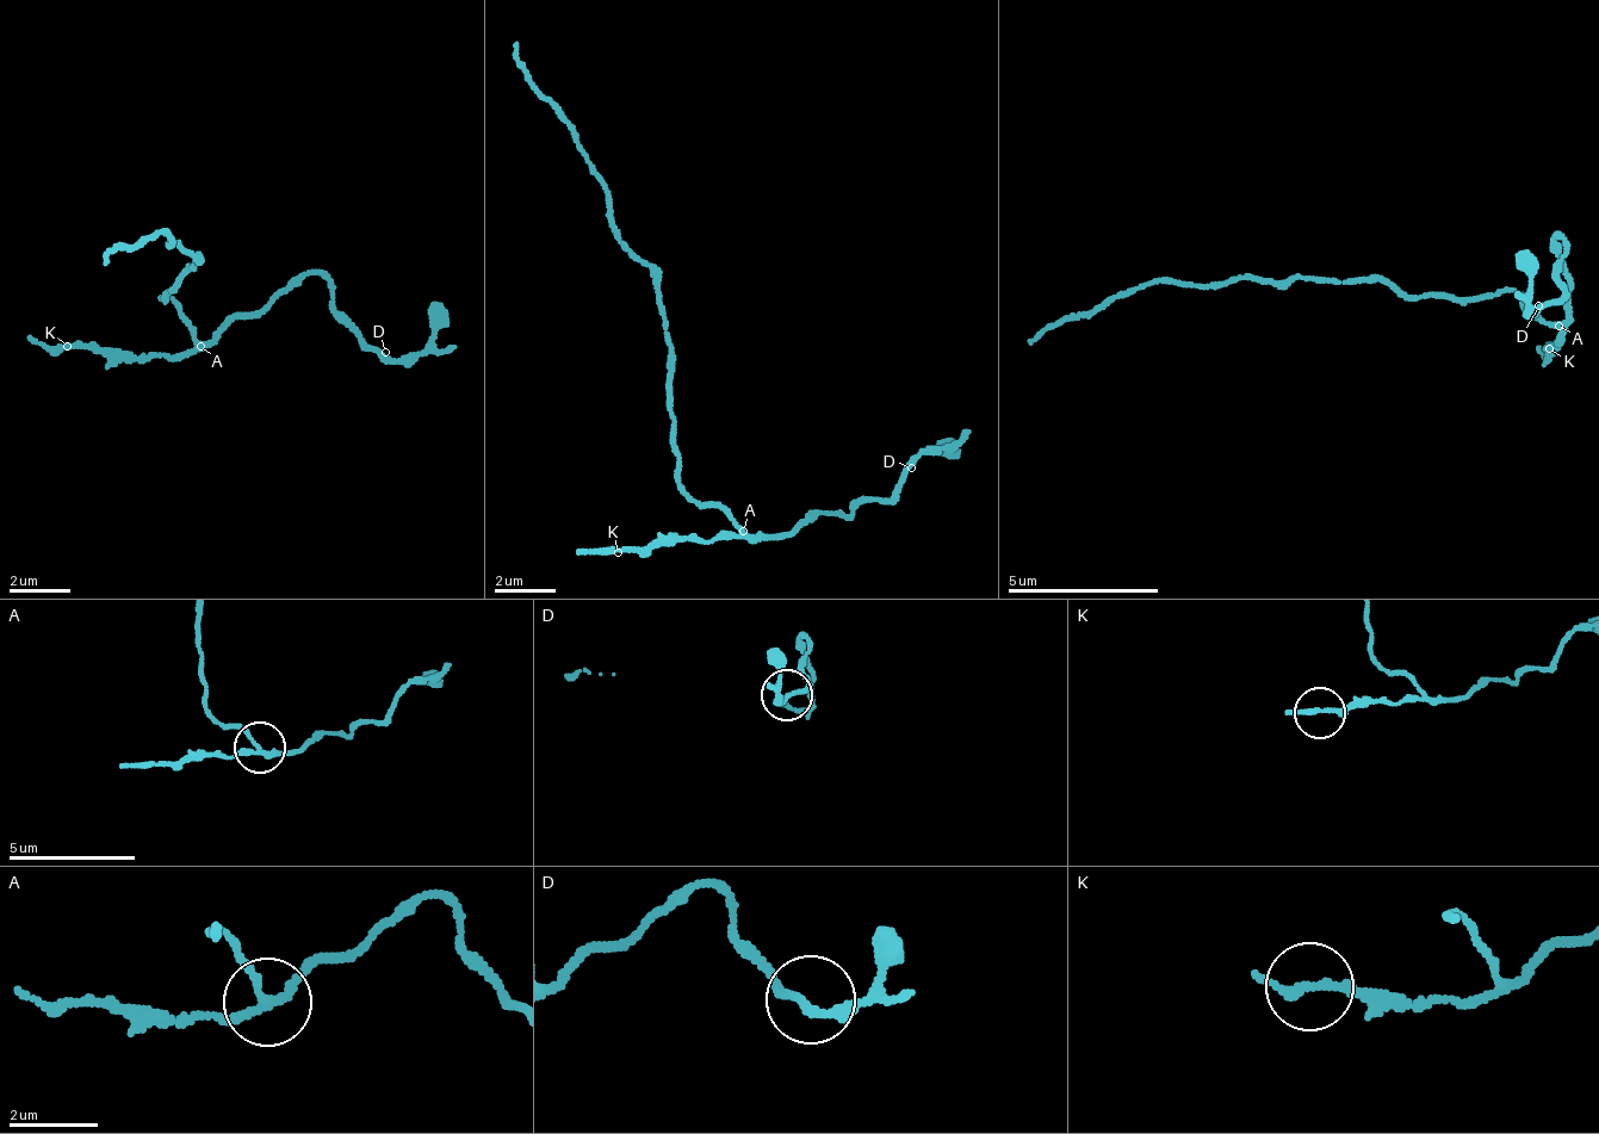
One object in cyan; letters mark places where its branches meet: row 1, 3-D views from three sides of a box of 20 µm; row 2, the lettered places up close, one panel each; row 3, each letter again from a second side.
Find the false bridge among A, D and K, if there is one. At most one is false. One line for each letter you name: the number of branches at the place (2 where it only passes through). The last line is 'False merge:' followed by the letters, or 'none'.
A: branches 3
False merge: A

